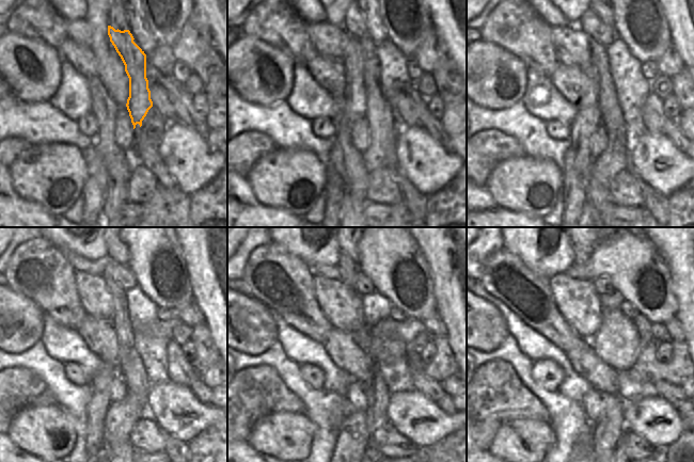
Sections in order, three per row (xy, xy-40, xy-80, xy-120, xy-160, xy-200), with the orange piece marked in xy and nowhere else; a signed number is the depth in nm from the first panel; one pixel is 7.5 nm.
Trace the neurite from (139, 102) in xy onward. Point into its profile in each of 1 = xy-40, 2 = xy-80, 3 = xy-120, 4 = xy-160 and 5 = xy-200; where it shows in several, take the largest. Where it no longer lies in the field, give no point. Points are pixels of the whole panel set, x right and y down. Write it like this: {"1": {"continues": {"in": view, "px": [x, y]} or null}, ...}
{"1": {"continues": {"in": "xy-40", "px": [378, 112]}}, "2": {"continues": {"in": "xy-80", "px": [612, 121]}}, "3": {"continues": {"in": "xy-120", "px": [131, 368]}}, "4": {"continues": {"in": "xy-160", "px": [377, 393]}}, "5": {"continues": {"in": "xy-200", "px": [609, 430]}}}

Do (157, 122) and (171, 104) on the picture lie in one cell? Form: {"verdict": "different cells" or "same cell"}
{"verdict": "different cells"}

